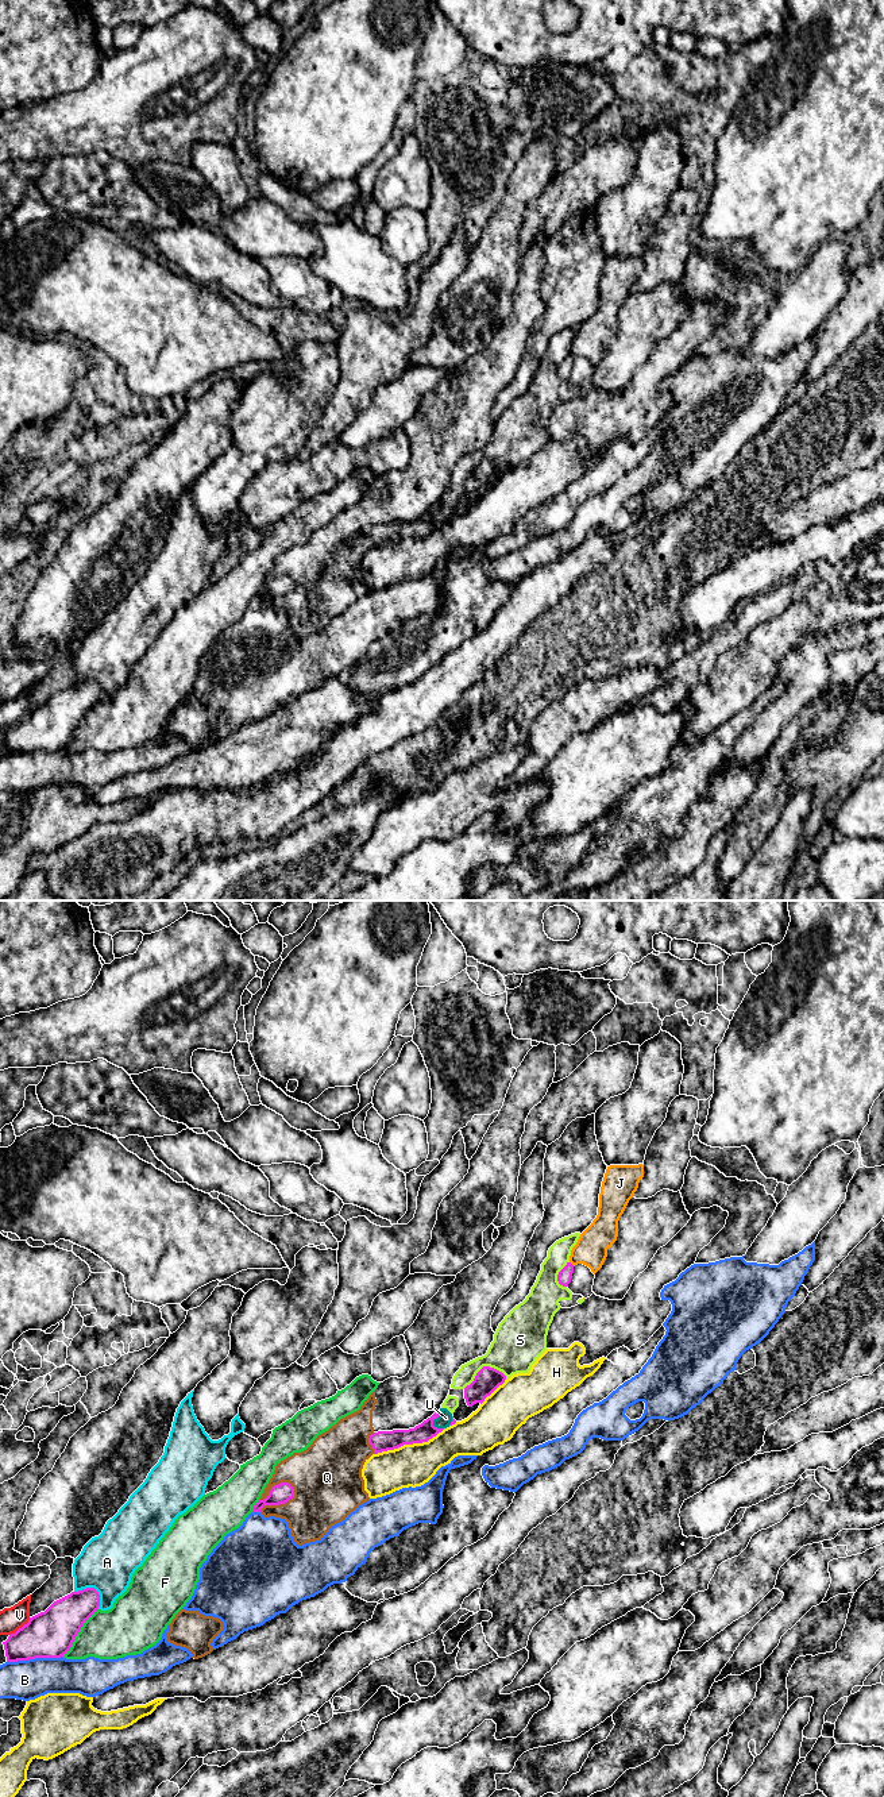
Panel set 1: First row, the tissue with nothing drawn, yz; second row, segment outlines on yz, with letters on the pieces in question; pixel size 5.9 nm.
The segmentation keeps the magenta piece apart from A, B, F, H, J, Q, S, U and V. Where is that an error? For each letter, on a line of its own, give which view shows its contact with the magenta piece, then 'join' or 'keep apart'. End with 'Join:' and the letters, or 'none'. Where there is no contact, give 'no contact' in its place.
A: yz | keep apart
B: yz | keep apart
F: yz | keep apart
H: yz | keep apart
J: yz | keep apart
Q: yz | keep apart
S: yz | keep apart
U: yz | keep apart
V: yz | keep apart
Join: none

